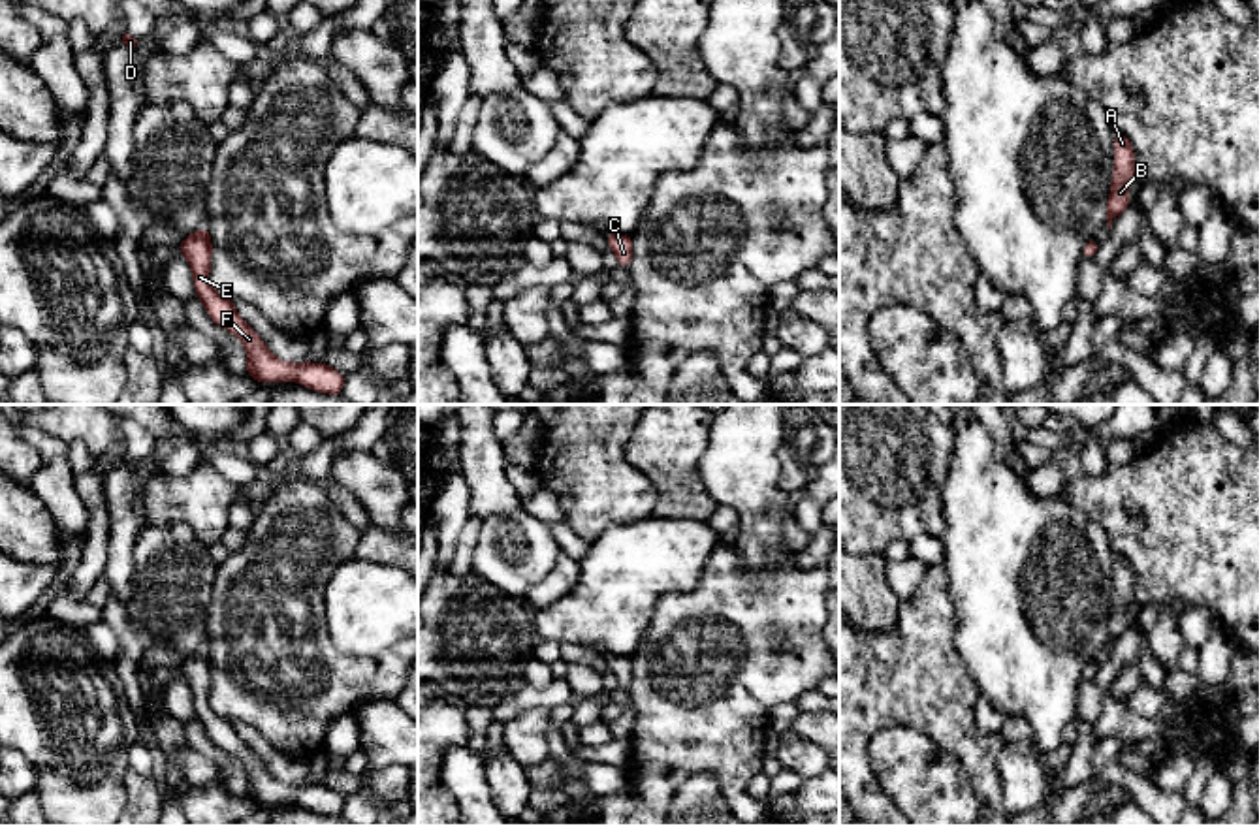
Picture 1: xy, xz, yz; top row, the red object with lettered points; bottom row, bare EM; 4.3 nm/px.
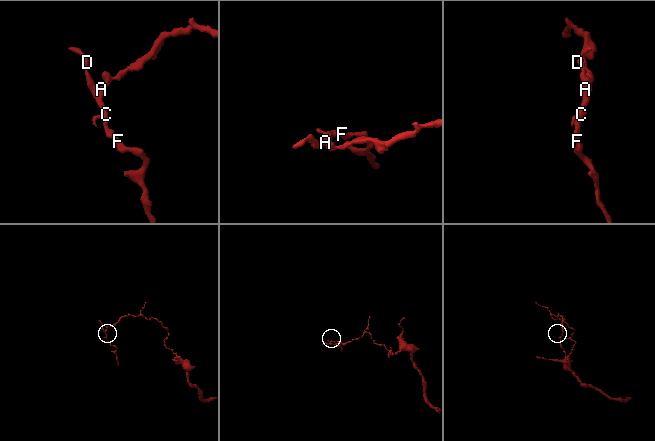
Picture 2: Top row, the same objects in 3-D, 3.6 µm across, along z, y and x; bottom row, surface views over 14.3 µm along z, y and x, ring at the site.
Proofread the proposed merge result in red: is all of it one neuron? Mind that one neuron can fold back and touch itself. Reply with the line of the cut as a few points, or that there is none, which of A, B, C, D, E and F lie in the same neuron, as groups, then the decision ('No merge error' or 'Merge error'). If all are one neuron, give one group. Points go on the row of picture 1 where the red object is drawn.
No split. Groups: A B C D E F. No merge error

